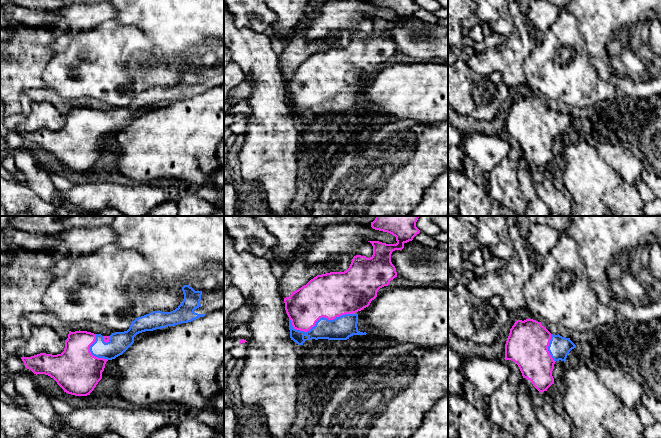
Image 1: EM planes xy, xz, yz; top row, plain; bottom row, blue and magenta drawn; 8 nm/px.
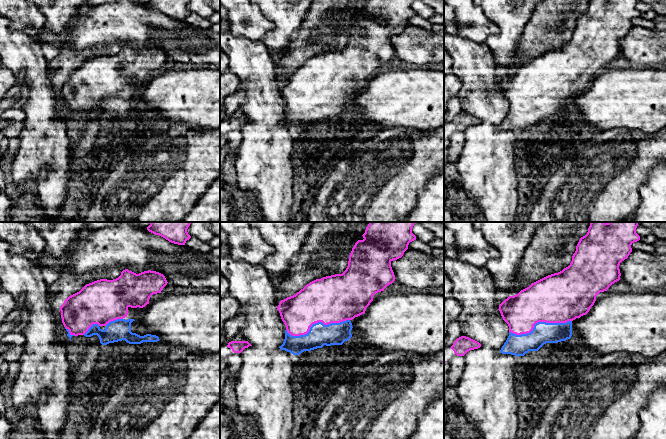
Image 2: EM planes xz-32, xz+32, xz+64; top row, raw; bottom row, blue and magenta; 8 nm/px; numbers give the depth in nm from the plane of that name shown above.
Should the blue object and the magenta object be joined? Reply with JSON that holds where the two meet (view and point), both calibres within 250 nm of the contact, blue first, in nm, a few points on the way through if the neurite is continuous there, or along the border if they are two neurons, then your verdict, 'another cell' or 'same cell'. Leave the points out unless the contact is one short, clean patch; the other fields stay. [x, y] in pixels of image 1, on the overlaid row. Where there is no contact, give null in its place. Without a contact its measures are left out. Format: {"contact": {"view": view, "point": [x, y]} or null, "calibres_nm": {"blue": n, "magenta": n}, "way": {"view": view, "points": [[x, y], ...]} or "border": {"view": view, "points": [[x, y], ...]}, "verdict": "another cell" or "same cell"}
{"contact": {"view": "xz", "point": [318, 320]}, "calibres_nm": {"blue": 190, "magenta": 360}, "verdict": "same cell"}

